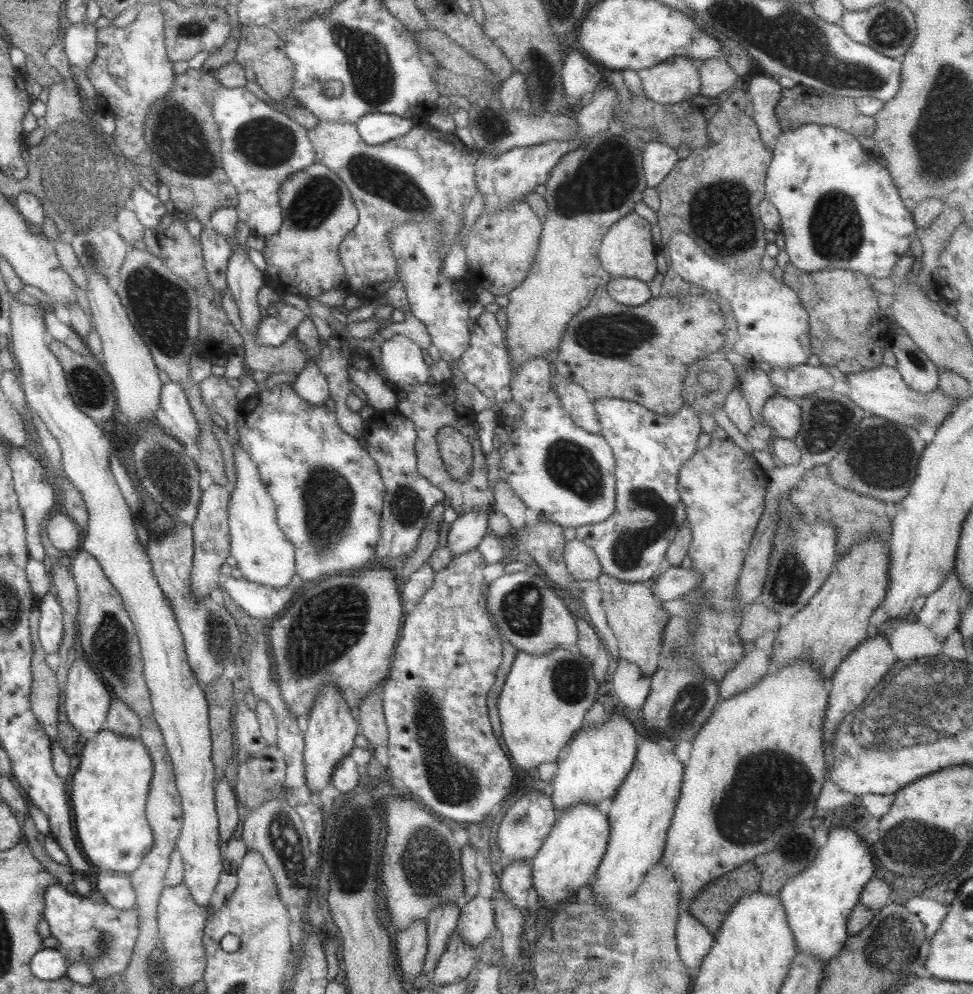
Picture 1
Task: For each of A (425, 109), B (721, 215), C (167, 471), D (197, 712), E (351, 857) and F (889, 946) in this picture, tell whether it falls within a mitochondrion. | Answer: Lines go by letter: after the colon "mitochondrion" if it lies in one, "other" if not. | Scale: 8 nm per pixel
A: other
B: mitochondrion
C: mitochondrion
D: other
E: mitochondrion
F: mitochondrion

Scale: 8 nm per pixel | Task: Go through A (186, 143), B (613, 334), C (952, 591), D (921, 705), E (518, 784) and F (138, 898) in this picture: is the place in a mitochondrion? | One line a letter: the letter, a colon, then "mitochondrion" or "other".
A: mitochondrion
B: mitochondrion
C: other
D: mitochondrion
E: other
F: other

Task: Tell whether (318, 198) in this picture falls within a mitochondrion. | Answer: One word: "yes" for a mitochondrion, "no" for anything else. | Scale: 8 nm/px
yes

